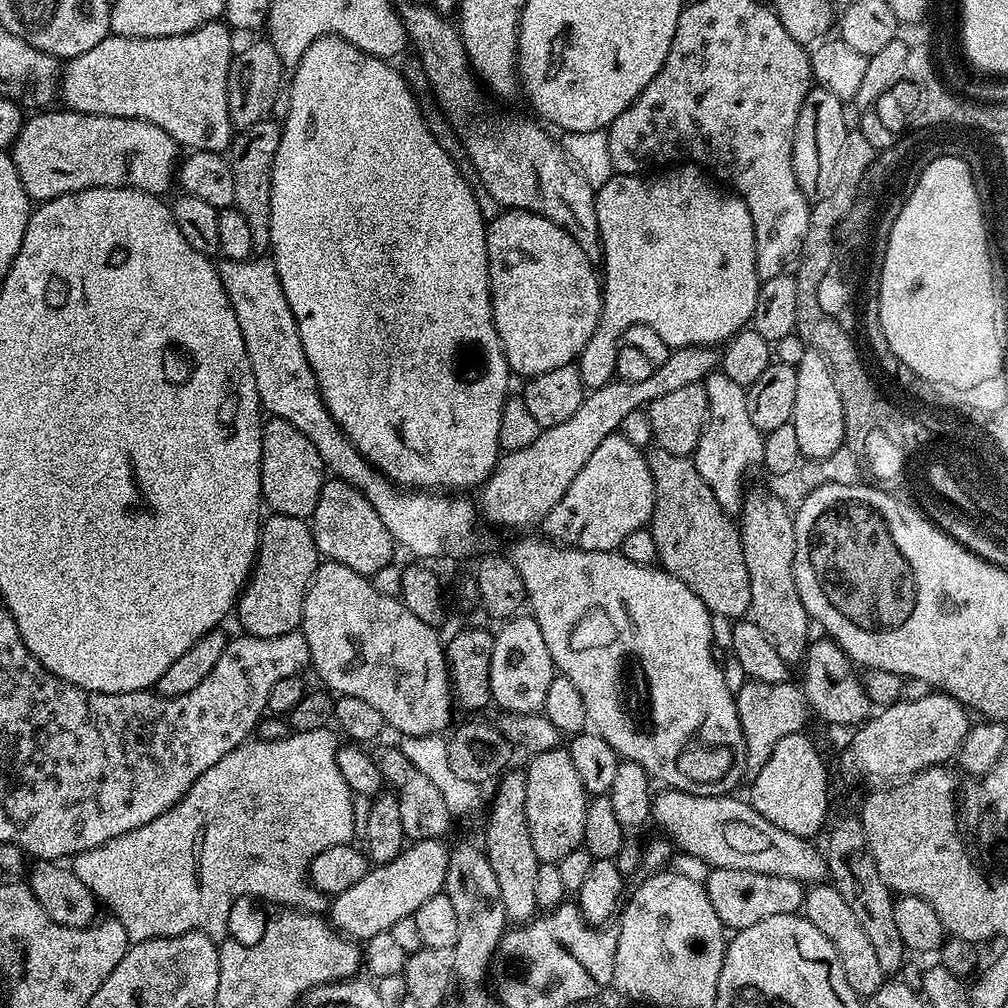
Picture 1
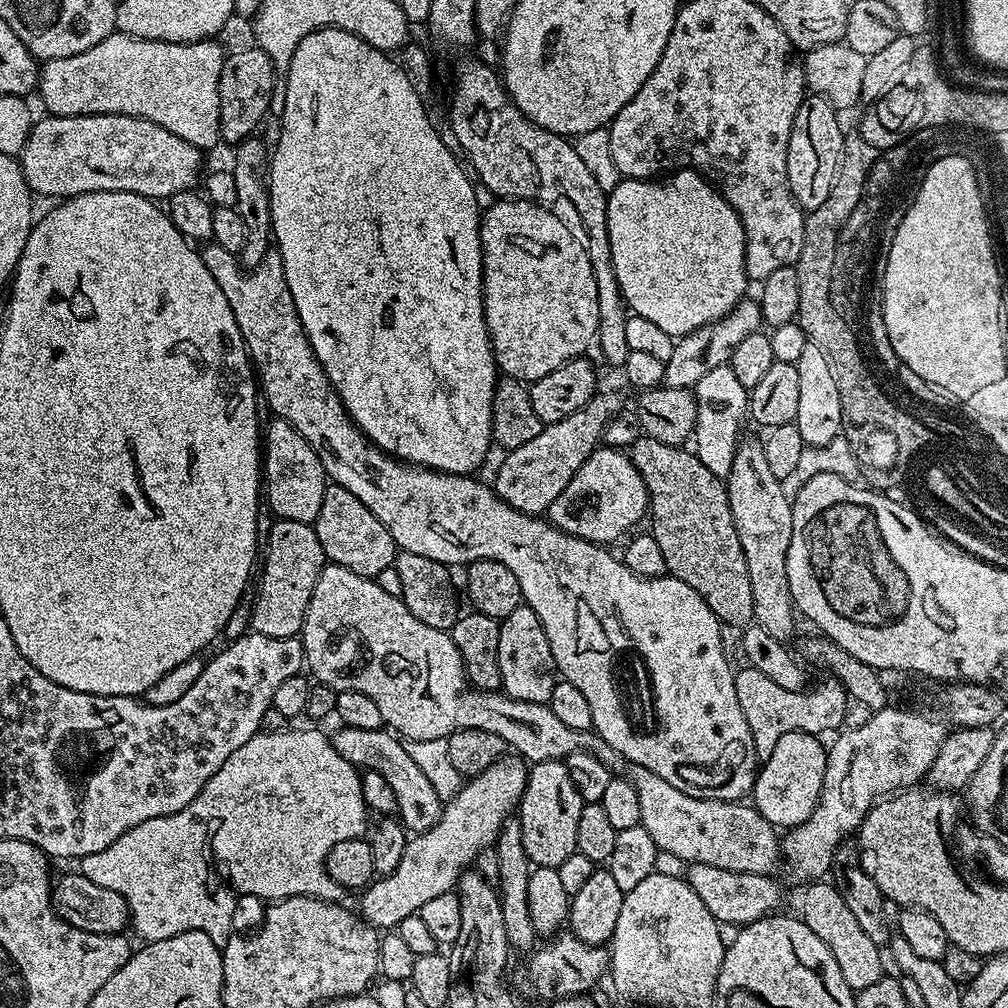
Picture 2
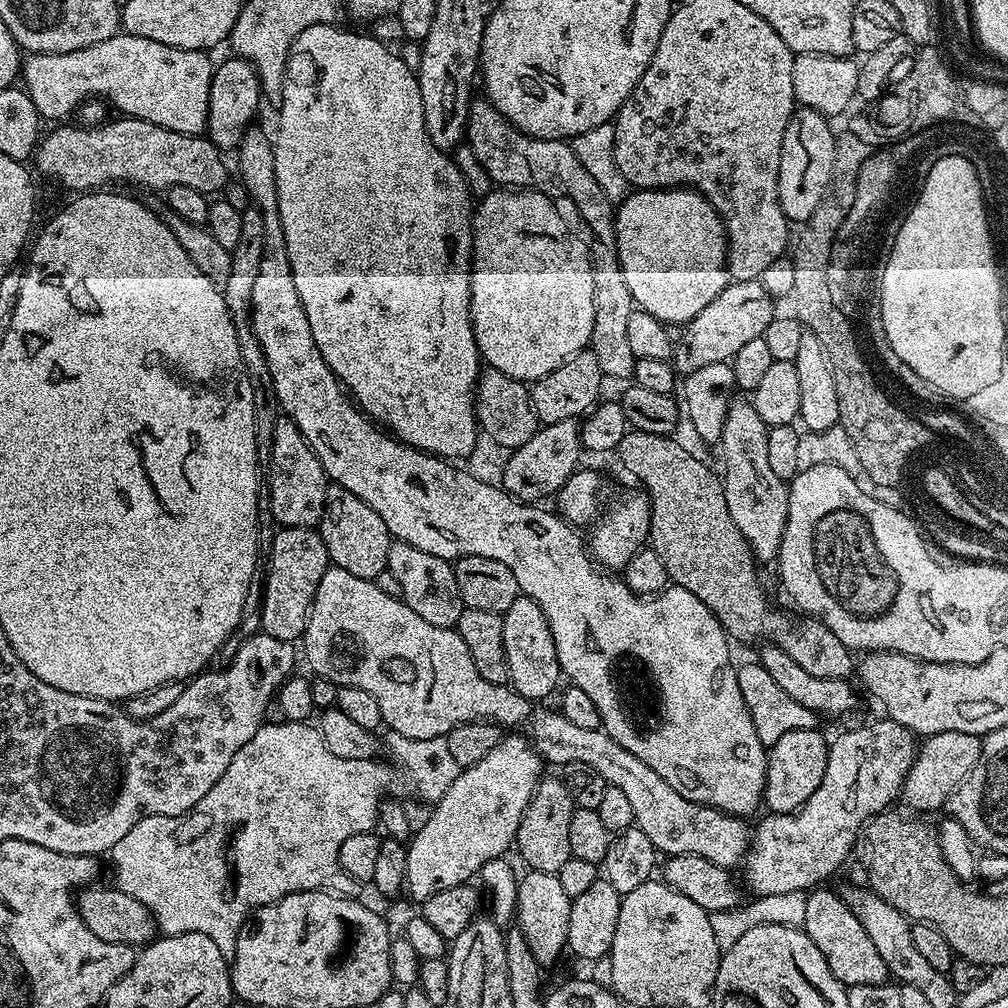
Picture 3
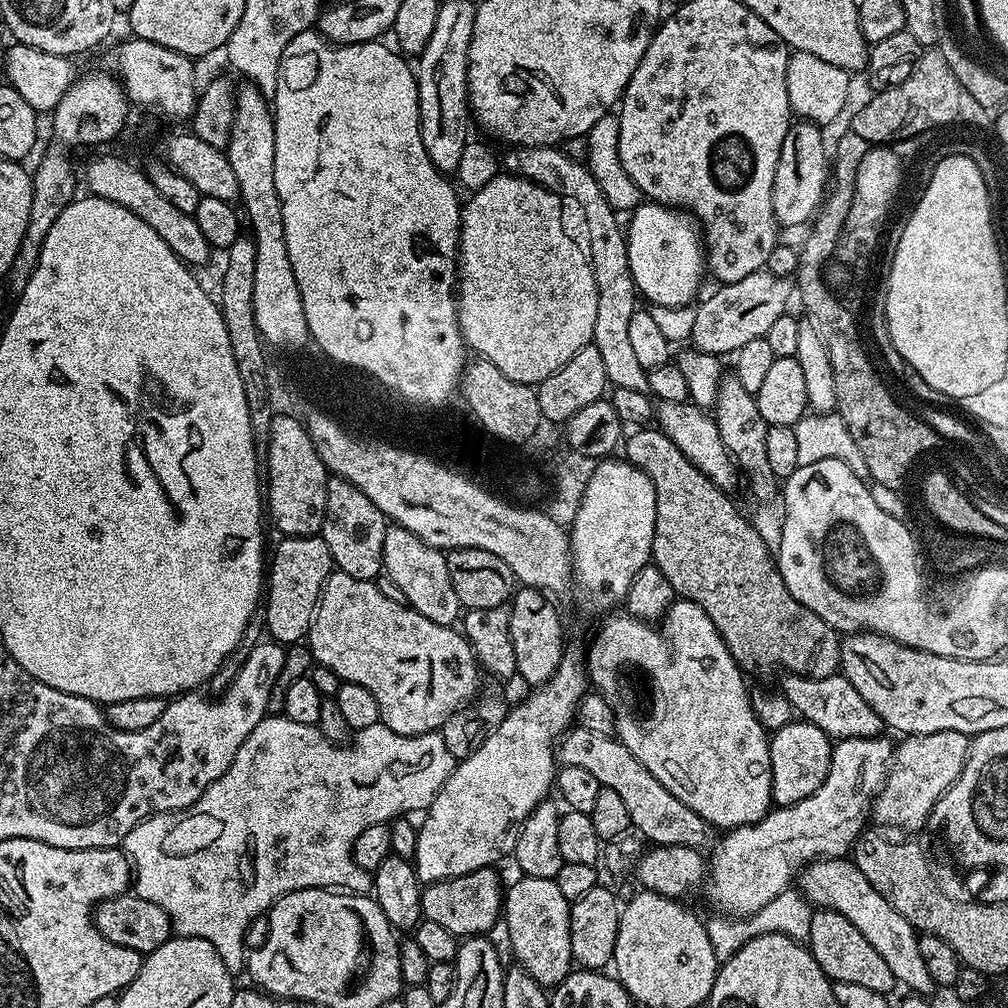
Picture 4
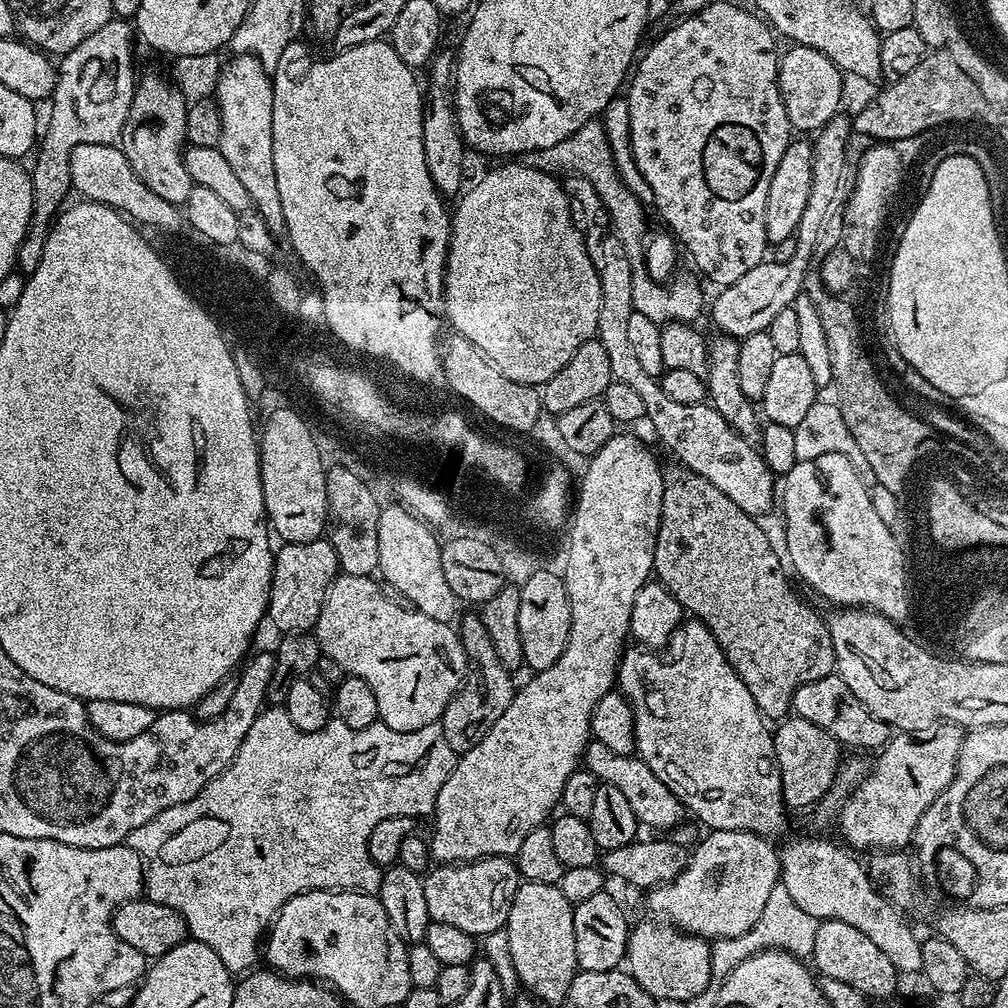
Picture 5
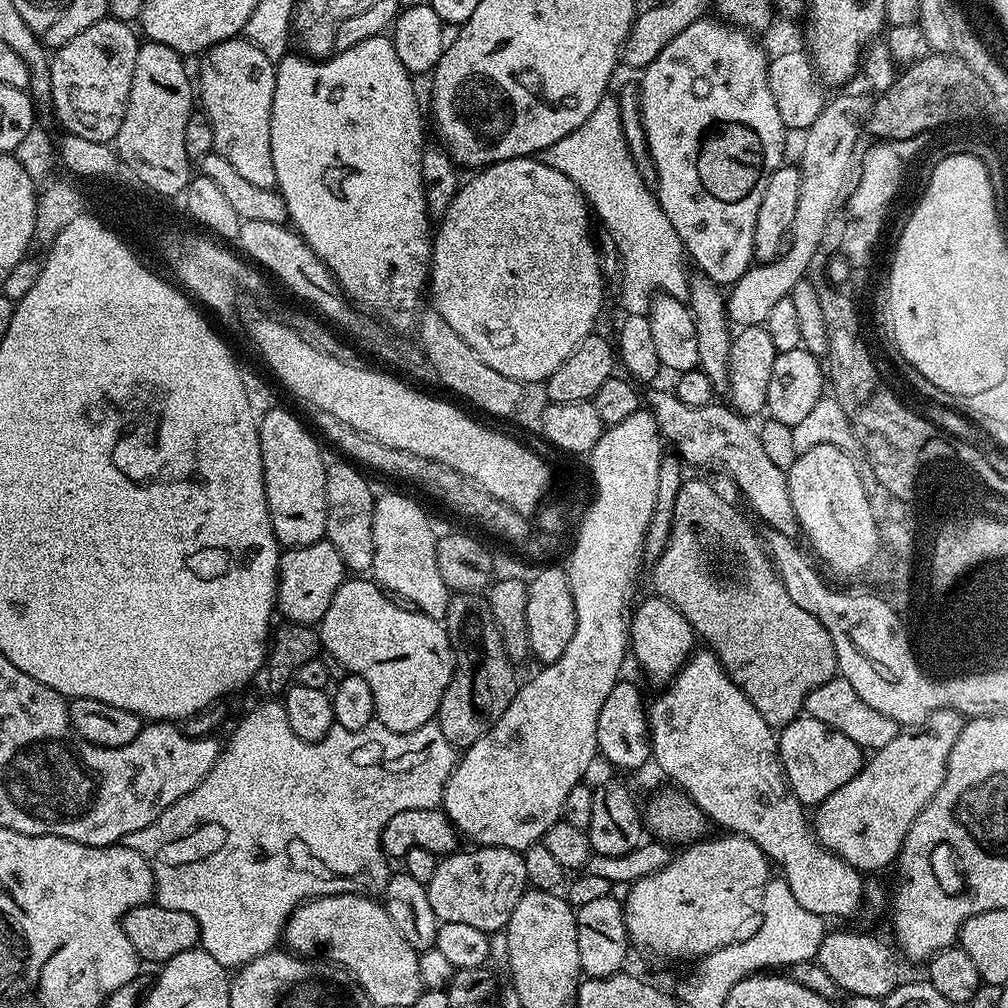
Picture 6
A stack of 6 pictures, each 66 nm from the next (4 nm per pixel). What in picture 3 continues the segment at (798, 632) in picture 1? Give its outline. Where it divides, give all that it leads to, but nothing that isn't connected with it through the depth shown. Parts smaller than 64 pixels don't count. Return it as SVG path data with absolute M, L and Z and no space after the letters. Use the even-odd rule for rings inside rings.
M736 398L728 407L726 422L718 441L720 456L724 459L722 483L726 494L726 510L730 514L730 518L734 518L734 526L738 526L742 538L748 544L748 549L760 562L764 562L764 560L775 561L779 557L788 521L788 484L782 478L778 478L778 474L774 474L774 469L768 461L766 438L769 427L770 425L766 422L762 422L758 410L754 410L751 399L740 400L740 398Z

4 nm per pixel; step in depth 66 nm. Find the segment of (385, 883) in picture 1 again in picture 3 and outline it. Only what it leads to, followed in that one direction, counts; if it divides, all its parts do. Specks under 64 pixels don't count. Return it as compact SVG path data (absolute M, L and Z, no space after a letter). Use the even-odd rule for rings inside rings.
M508 734L474 766L463 769L454 778L450 790L435 801L432 813L424 825L415 829L410 843L407 845L406 858L406 892L422 902L426 898L434 898L442 890L450 890L450 886L469 883L479 873L483 864L491 859L503 857L516 843L518 826L522 822L522 814L534 794L534 790L542 779L540 773L542 761L535 747L523 734Z

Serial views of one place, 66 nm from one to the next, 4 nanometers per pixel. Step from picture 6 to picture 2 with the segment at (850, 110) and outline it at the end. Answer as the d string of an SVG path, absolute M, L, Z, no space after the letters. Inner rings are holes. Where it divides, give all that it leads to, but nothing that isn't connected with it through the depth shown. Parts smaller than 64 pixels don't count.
M755 299L739 300L721 320L715 320L704 328L694 330L690 334L679 337L674 346L674 354L664 362L664 383L666 388L695 389L698 378L710 374L714 366L729 363L734 350L748 335L761 331L760 305Z

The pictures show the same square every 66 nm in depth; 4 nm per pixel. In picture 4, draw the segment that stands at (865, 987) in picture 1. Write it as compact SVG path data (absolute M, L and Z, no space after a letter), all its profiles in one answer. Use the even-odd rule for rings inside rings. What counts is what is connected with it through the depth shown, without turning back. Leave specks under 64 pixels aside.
M822 908L813 911L806 947L833 982L855 982L857 986L867 986L870 990L885 994L891 993L891 988L897 987L894 974L890 966L886 966L882 954L878 954L878 950L874 950L874 946L866 942L866 937L858 931L854 922L842 918L842 914L834 910Z

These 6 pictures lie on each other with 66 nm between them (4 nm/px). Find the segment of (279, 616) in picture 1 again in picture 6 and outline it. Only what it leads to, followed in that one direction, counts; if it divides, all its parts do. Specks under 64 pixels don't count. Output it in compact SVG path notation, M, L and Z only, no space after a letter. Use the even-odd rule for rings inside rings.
M327 538L301 548L284 548L280 554L280 569L276 579L276 607L285 621L294 624L319 625L321 618L330 610L338 586L346 579L346 569L338 550Z

